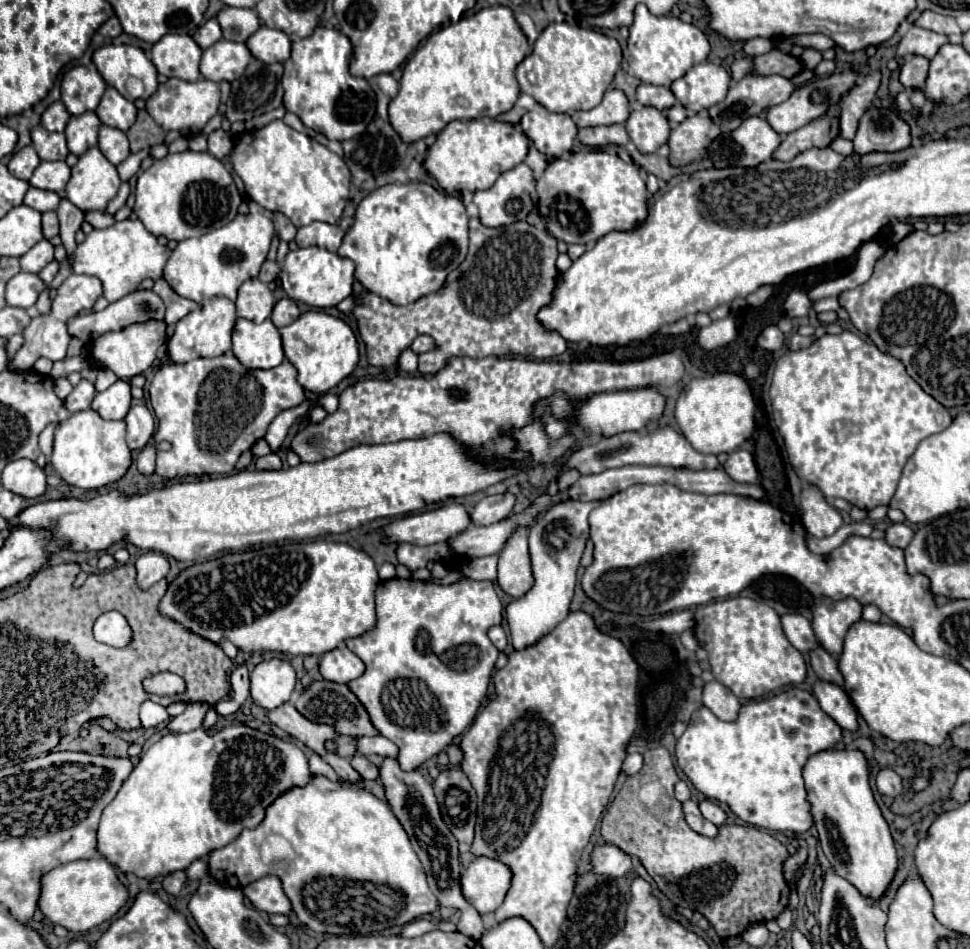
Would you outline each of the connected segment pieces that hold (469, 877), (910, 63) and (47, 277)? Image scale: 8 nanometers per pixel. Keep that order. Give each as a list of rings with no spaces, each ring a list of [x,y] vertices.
[[[479,856],[461,876],[463,896],[477,908],[479,914],[495,912],[511,886],[511,868],[499,860]]]
[[[909,56],[901,66],[901,84],[905,88],[923,88],[929,72],[929,60],[923,56]]]
[[[53,260],[53,262],[49,262],[49,264],[39,272],[39,278],[45,282],[45,288],[49,288],[49,284],[51,284],[51,280],[55,278],[57,270],[59,270],[59,264]]]

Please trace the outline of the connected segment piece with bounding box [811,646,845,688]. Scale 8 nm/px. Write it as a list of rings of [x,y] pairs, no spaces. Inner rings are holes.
[[[817,646],[813,652],[811,652],[811,666],[817,674],[819,680],[823,682],[831,682],[831,684],[837,684],[839,688],[845,688],[845,682],[843,682],[843,674],[839,672],[839,666],[837,666],[837,658],[833,658],[829,652],[825,652],[821,646]]]

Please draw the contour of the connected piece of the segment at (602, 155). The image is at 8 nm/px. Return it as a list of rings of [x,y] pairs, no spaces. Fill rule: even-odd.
[[[578,141],[575,142],[570,151],[577,152],[577,154],[569,154],[565,158],[557,158],[557,160],[549,162],[545,174],[537,182],[539,212],[543,214],[543,218],[549,218],[547,230],[557,240],[563,240],[567,244],[597,242],[599,238],[603,238],[605,234],[609,234],[613,230],[631,230],[647,218],[647,188],[645,183],[647,173],[639,166],[635,166],[629,154],[629,152],[637,150],[636,146],[632,144],[625,146],[608,145],[597,149],[589,147],[590,150],[591,152],[581,152],[588,151],[588,146]],[[561,194],[567,194],[569,198],[575,198],[581,202],[581,208],[585,210],[585,218],[587,218],[587,230],[571,232],[569,228],[561,226],[555,220],[555,212],[551,210],[551,202]]]

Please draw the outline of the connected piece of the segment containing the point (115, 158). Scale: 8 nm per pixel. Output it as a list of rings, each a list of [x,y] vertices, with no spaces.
[[[101,124],[101,128],[99,128],[99,150],[115,166],[119,162],[123,162],[129,156],[129,144],[127,144],[125,132]]]

